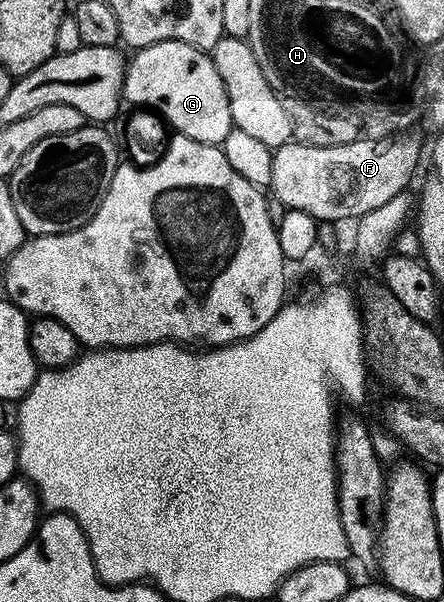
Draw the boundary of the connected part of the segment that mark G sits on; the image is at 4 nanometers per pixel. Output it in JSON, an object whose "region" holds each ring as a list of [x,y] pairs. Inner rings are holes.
{"region":[[[180,39],[161,41],[148,47],[140,47],[130,56],[123,73],[123,99],[139,109],[150,109],[165,120],[168,128],[178,134],[189,137],[193,141],[221,145],[225,137],[233,129],[229,97],[225,93],[225,85],[221,81],[221,73],[217,73],[215,63],[210,54],[202,47],[194,47]]]}

